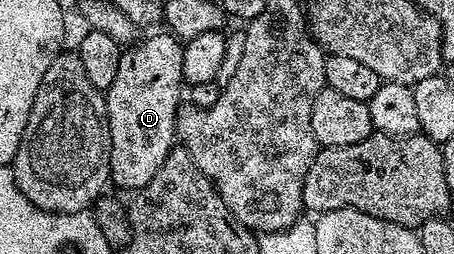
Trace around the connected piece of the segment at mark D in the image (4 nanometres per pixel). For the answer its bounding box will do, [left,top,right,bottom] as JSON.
[105,32,184,192]

